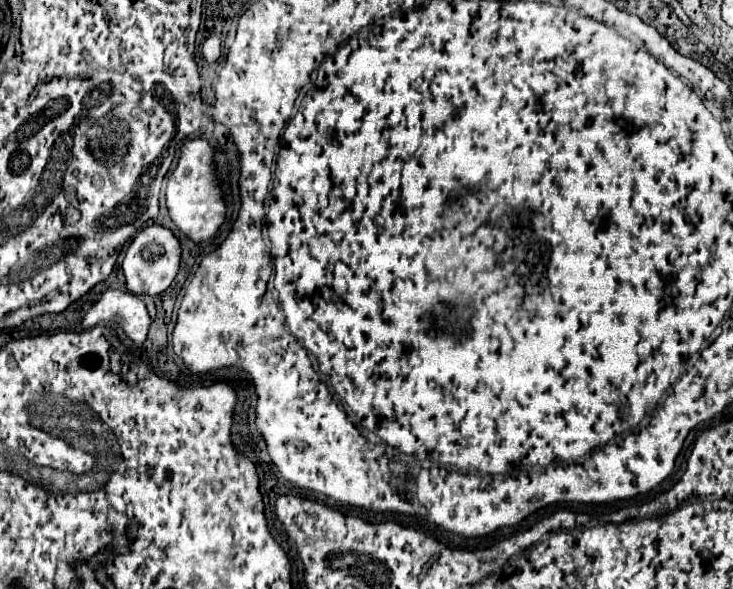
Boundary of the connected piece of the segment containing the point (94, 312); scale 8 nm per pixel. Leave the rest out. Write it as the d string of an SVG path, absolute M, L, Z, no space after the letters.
M108 290L82 320L82 328L92 328L98 324L116 324L136 346L142 346L148 336L150 316L144 302L134 294Z

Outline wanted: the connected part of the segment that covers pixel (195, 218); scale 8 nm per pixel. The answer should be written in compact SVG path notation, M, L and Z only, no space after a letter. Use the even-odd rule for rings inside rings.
M202 138L184 140L180 146L178 166L170 174L166 186L166 204L168 204L170 218L178 226L178 230L194 244L210 240L218 232L220 224L224 222L226 208L214 176L212 158L214 158L214 150L208 146L206 140Z

